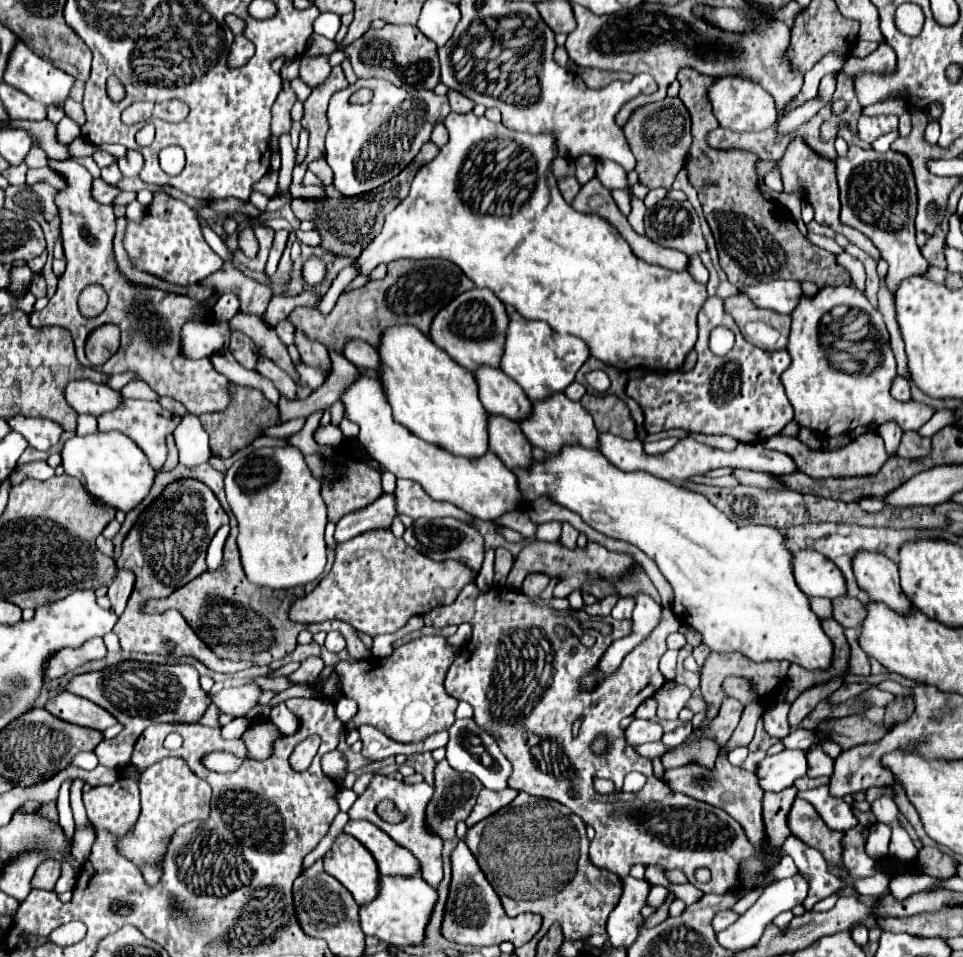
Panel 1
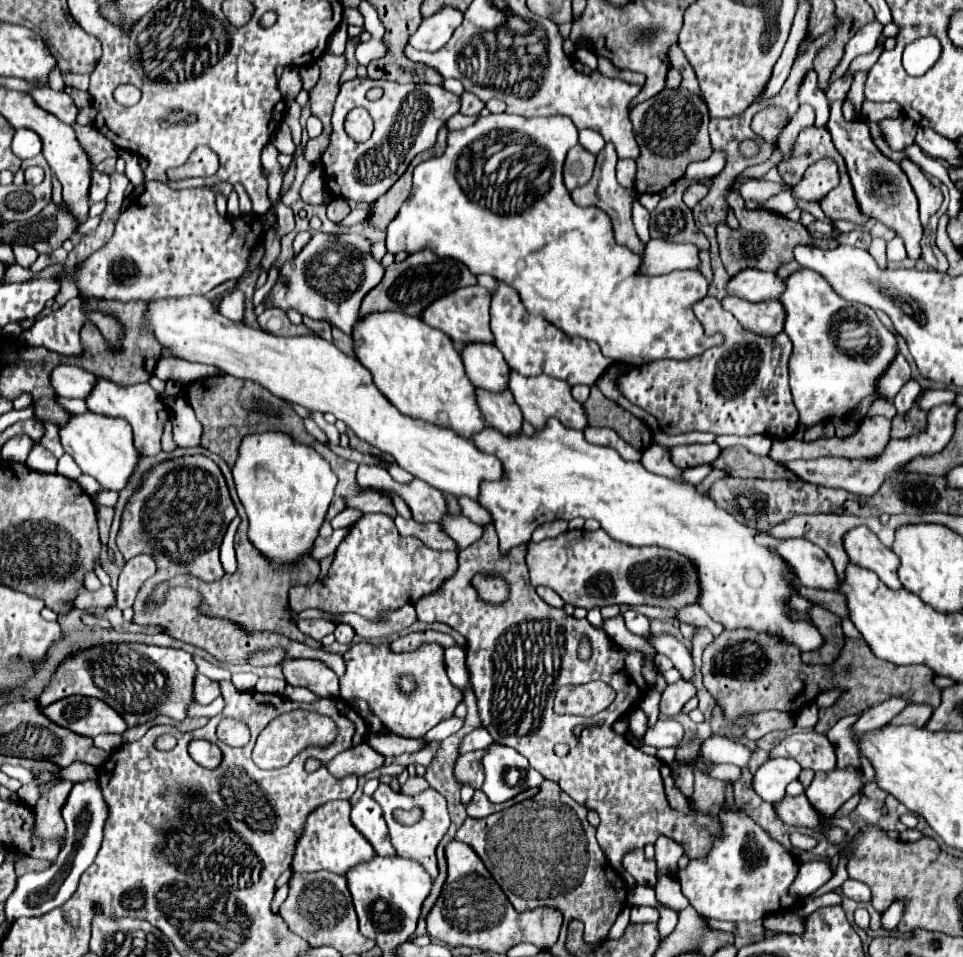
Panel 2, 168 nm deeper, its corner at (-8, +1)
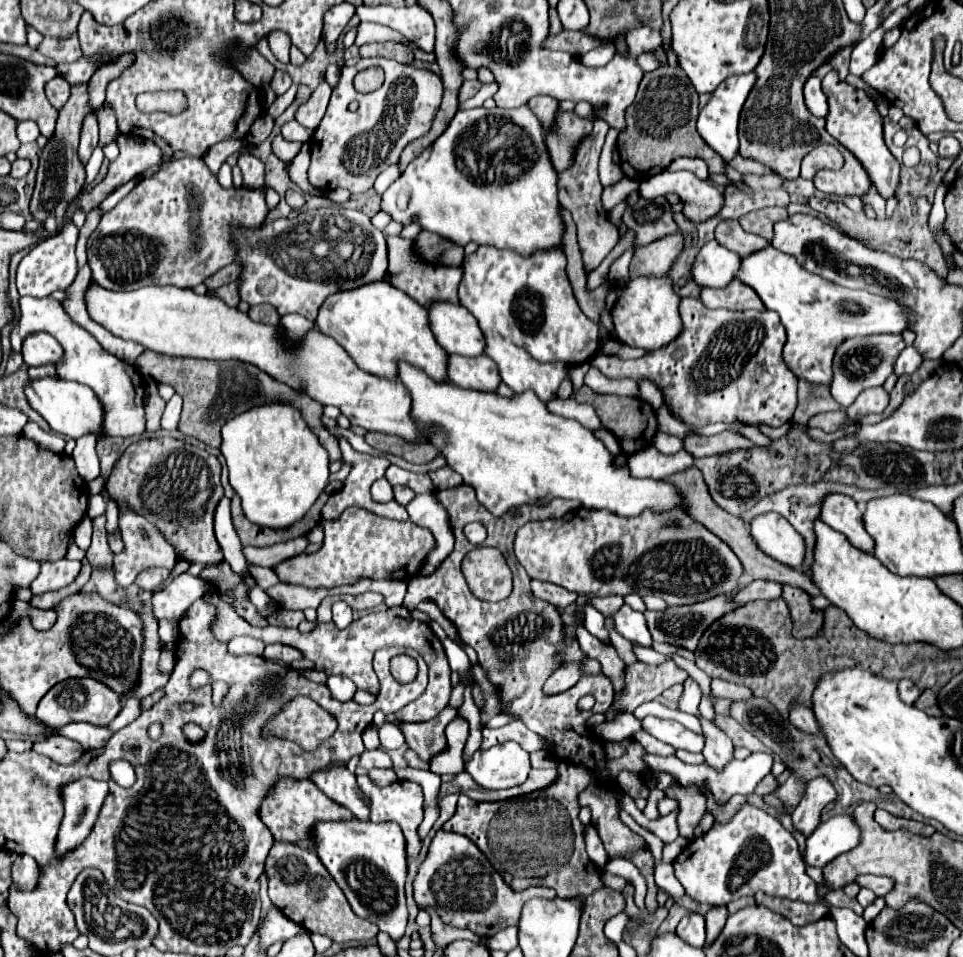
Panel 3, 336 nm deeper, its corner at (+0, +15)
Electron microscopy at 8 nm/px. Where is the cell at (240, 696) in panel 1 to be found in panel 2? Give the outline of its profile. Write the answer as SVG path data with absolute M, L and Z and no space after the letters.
M199 672L195 674L195 680L193 680L193 702L195 704L211 704L219 694L221 690L215 680L209 680L207 676Z

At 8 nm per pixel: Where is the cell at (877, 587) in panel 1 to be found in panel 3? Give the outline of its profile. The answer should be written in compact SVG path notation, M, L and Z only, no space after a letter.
M843 494L827 496L823 500L821 520L833 530L845 534L855 548L873 554L875 540L871 540L871 536L867 534L863 526L863 512L853 498L843 496Z

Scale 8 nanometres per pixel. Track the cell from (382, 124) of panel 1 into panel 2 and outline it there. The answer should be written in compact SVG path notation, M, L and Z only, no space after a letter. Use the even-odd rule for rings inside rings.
M353 78L341 84L335 110L333 110L333 132L331 142L321 156L323 178L327 190L337 198L349 198L355 202L373 204L381 194L385 194L407 170L409 162L423 150L433 148L439 128L459 112L459 96L445 90L443 86L431 84L397 84L389 80L371 80L371 78ZM373 86L381 86L385 94L369 102L365 92ZM353 108L365 108L373 122L375 130L369 140L355 142L347 136L343 122L347 112Z

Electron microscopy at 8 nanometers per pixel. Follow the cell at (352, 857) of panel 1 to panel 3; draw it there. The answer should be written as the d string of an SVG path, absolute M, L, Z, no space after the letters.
M279 780L275 790L267 796L265 804L261 806L261 820L265 822L265 826L271 830L273 838L279 842L291 842L291 844L299 844L307 850L315 850L315 836L313 836L313 826L317 822L333 822L333 820L343 820L343 822L351 822L353 814L333 802L329 796L325 796L311 780L301 780L301 782L293 782L293 780Z

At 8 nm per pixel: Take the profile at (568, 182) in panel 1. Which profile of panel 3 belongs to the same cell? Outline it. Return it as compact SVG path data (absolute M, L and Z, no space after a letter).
M565 112L557 118L553 128L545 136L545 144L551 154L553 168L563 172L575 162L577 146L593 130L593 122L579 118L575 112Z

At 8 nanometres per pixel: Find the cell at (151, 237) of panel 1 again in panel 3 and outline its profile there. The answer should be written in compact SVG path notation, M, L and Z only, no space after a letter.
M181 158L181 160L175 160L175 162L167 162L155 176L151 178L143 178L113 210L109 210L97 230L93 232L93 250L89 250L89 266L91 266L91 276L93 276L93 282L99 284L101 288L109 288L109 290L137 290L137 288L143 288L143 286L151 286L151 284L177 284L181 288L193 288L201 282L205 282L209 276L213 276L217 270L221 270L223 266L229 266L237 260L237 244L233 240L233 228L247 228L247 230L255 230L259 228L263 222L265 222L265 216L267 216L267 204L265 204L265 188L257 188L257 190L251 190L251 188L221 188L217 178L209 172L209 168L205 166L203 160L197 160L197 158Z

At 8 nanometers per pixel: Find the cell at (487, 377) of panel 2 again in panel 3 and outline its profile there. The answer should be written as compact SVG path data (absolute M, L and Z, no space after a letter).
M433 304L433 308L429 308L429 322L437 342L449 354L467 358L485 354L485 336L467 308L457 304Z

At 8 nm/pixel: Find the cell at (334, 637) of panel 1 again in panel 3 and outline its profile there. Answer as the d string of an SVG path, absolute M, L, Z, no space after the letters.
M335 602L333 604L333 624L337 628L347 628L351 622L353 622L353 616L351 616L351 608L345 604L345 602Z

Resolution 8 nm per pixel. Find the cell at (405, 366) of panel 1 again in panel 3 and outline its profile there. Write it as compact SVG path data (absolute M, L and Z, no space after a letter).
M371 282L349 292L339 292L339 296L329 296L315 324L323 334L335 338L355 364L369 374L395 380L399 362L407 362L433 380L447 380L449 352L437 344L429 326L429 312L391 284Z

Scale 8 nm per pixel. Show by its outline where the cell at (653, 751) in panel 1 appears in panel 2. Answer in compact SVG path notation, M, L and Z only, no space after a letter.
M637 710L631 718L629 718L629 730L638 738L643 738L647 730L647 717L643 710Z

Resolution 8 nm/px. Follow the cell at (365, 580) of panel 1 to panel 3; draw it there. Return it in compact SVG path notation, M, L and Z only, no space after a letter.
M347 508L339 518L335 520L323 520L325 526L325 542L319 548L319 552L315 554L299 554L293 556L285 562L281 562L275 568L275 574L279 576L281 582L285 584L299 584L305 588L335 588L335 586L343 586L343 584L357 584L359 580L385 580L385 578L397 578L399 574L403 574L403 578L413 576L417 570L413 570L417 566L423 566L429 552L437 546L431 530L421 528L413 522L397 522L397 520L389 520L389 518L381 518L365 508Z

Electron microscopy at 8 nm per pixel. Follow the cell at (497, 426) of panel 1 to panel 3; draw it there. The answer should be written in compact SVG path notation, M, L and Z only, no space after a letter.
M451 354L447 364L447 376L455 386L479 392L497 392L501 384L497 364L489 356L465 358Z

